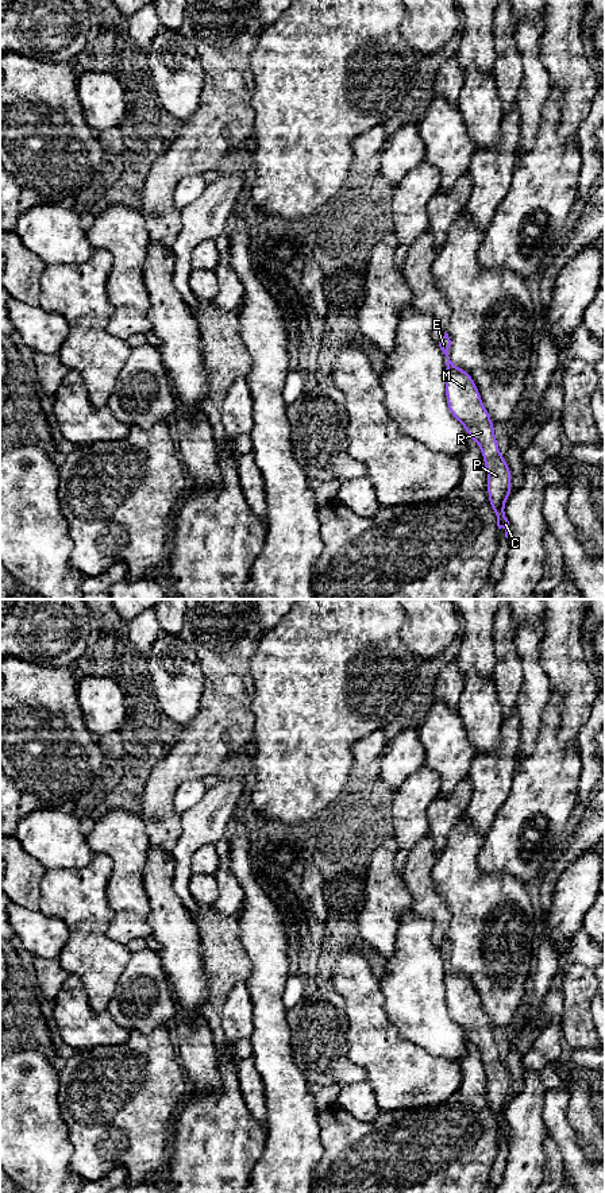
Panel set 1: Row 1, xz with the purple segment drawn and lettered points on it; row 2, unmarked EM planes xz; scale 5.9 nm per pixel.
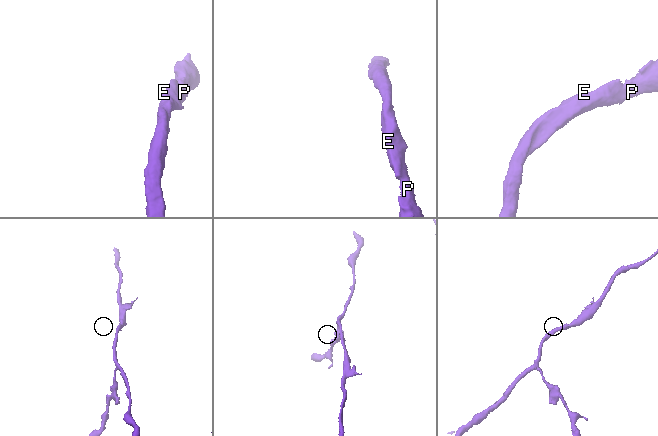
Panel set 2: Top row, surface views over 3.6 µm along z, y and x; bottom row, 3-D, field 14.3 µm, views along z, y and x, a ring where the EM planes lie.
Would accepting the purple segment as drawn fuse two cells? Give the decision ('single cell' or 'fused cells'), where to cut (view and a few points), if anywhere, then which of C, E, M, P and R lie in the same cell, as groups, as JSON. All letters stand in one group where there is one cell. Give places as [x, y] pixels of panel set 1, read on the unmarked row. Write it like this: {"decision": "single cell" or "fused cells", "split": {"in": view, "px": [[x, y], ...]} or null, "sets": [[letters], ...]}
{"decision": "single cell", "split": null, "sets": [["C", "E", "M", "P", "R"]]}

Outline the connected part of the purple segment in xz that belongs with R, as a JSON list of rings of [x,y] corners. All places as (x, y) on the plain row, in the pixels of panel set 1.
[[[446,937],[439,946],[439,951],[447,962],[444,977],[447,1012],[451,1020],[463,1028],[466,1039],[477,1046],[482,1057],[488,1077],[489,1107],[497,1120],[498,1134],[504,1132],[508,1143],[509,1126],[504,1111],[512,1099],[512,1078],[504,1061],[500,1059],[494,1028],[482,1008],[479,995],[470,978],[448,964],[450,950],[451,945]]]

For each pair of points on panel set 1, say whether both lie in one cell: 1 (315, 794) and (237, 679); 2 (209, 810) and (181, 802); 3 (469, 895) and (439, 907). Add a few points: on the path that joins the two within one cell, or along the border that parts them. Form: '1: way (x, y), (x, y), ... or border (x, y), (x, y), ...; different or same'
1: border (250, 672), (254, 680), (251, 711), (255, 734); different
2: border (207, 788), (204, 795), (192, 807), (180, 814); different
3: border (432, 875), (435, 890), (450, 911), (447, 935); different

